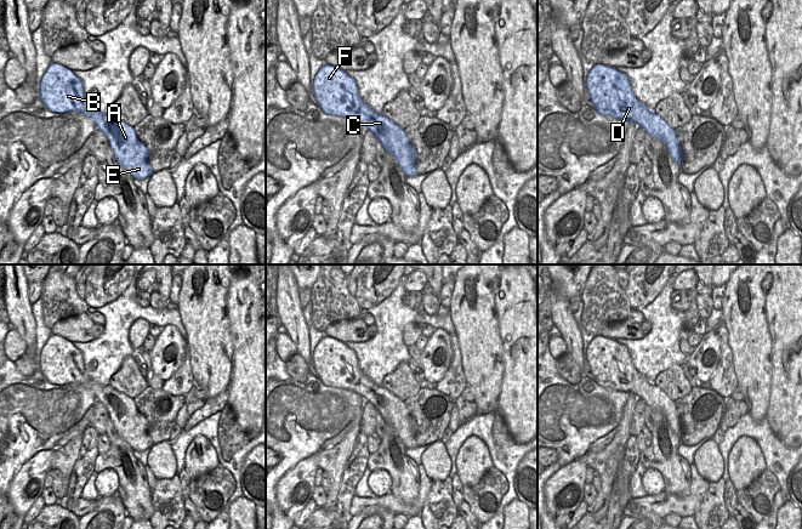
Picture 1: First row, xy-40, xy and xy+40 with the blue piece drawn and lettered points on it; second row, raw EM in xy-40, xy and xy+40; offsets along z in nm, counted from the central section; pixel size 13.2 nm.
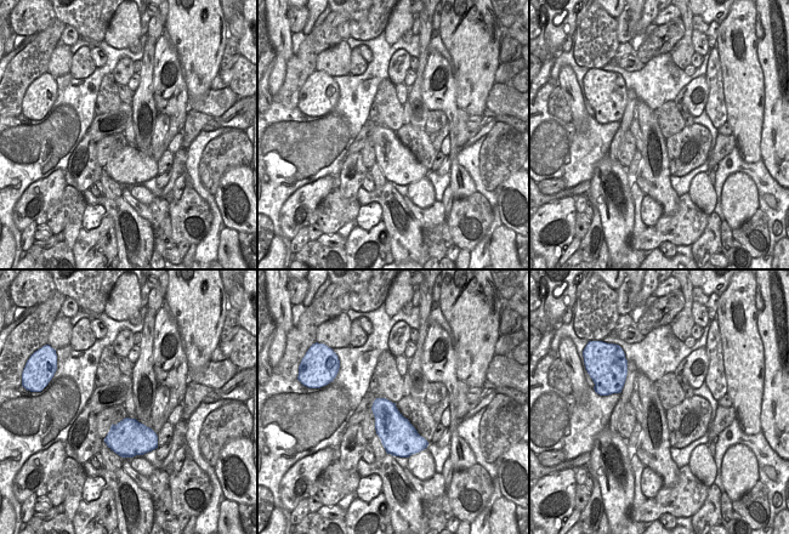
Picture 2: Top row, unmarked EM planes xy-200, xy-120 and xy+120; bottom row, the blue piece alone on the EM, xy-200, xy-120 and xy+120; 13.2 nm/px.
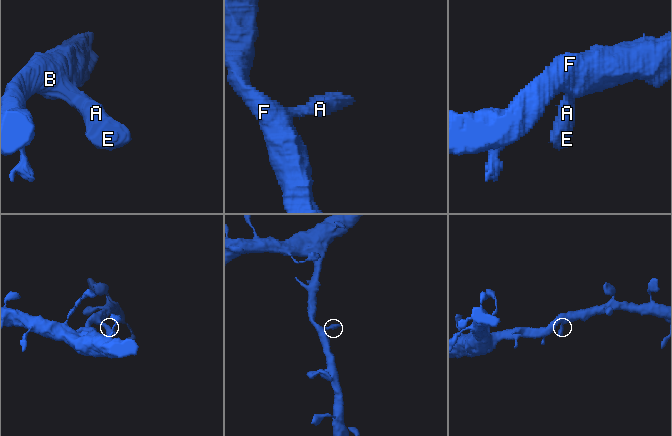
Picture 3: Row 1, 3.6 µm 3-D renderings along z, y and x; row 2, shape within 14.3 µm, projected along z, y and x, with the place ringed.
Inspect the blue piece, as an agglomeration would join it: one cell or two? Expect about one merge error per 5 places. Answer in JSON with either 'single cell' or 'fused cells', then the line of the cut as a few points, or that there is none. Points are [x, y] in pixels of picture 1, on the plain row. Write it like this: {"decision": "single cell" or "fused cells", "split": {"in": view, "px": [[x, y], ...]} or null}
{"decision": "single cell", "split": null}

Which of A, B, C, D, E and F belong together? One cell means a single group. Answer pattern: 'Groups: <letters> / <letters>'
Groups: A B C D E F

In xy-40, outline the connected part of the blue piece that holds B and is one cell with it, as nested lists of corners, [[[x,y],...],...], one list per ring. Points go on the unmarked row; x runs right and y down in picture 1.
[[[51,335],[42,347],[39,369],[52,385],[80,383],[89,388],[96,400],[108,410],[118,436],[132,450],[144,451],[153,446],[147,419],[137,410],[133,399],[112,386],[93,382],[86,375],[83,353],[73,342],[58,335]]]

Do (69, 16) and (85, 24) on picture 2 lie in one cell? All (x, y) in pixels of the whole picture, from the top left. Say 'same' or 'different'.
same

